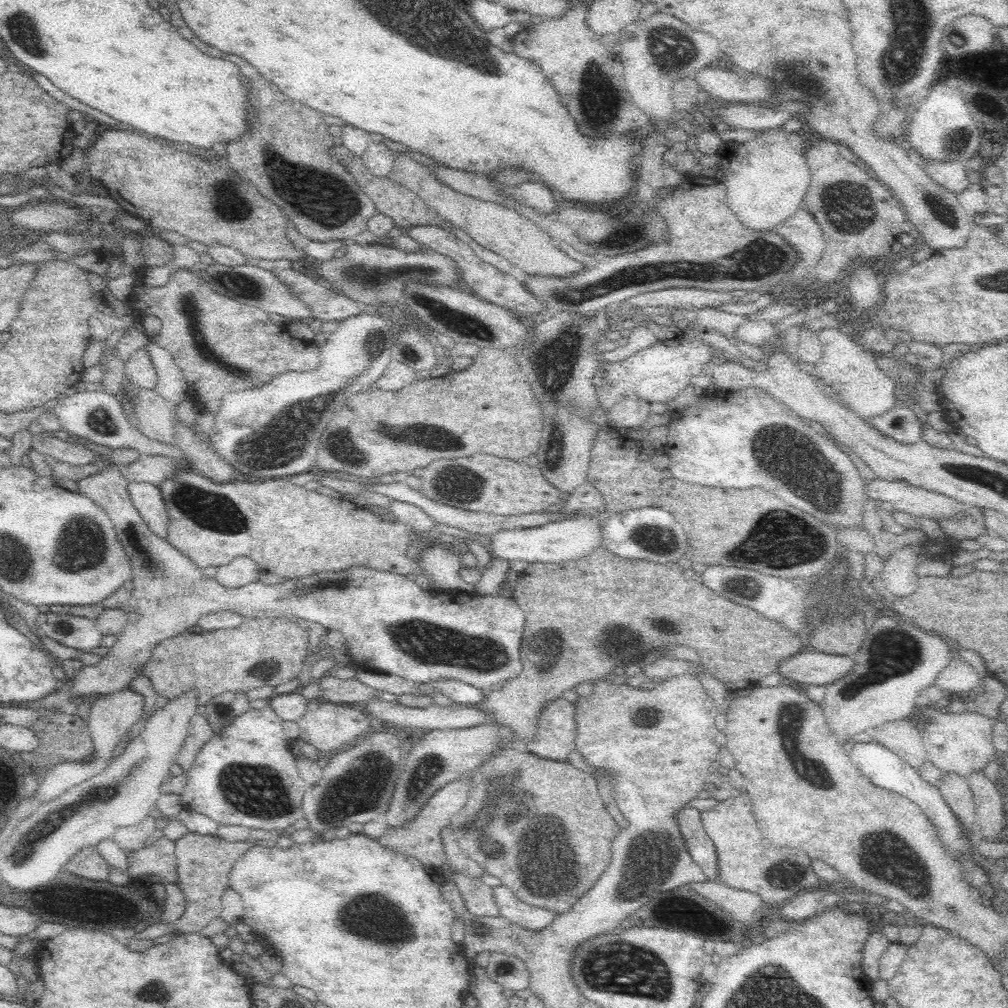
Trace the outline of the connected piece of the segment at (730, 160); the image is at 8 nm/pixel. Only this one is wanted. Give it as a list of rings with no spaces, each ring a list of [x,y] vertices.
[[[766,129],[750,142],[725,143],[719,149],[722,160],[720,167],[723,172],[720,182],[725,186],[726,204],[746,228],[754,228],[754,230],[768,230],[770,228],[772,230],[780,222],[788,220],[802,206],[802,198],[804,198],[806,188],[810,184],[810,172],[808,172],[808,166],[804,160],[804,148],[809,145],[798,134],[801,133]]]

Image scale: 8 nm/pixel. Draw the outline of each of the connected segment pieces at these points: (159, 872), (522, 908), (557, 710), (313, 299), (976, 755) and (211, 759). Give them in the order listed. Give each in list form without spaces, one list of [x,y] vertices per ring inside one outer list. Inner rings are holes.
[[[162,836],[148,847],[126,852],[129,877],[136,879],[142,875],[156,874],[163,882],[176,883],[176,857],[174,841]]]
[[[494,886],[492,890],[499,914],[512,923],[522,926],[522,929],[530,931],[546,929],[546,926],[550,925],[557,916],[554,911],[526,904],[507,886]]]
[[[560,697],[548,703],[538,717],[538,736],[524,750],[540,758],[566,761],[566,756],[575,750],[576,724],[575,705]]]
[[[267,264],[270,270],[281,280],[284,284],[290,287],[290,290],[312,311],[313,319],[318,320],[320,323],[327,321],[340,320],[343,321],[345,318],[350,318],[350,316],[356,316],[360,314],[365,308],[356,303],[356,301],[351,301],[350,298],[340,295],[330,287],[328,287],[324,280],[314,279],[313,276],[310,277],[306,274],[302,274],[296,270],[290,269],[287,264]]]
[[[940,712],[938,716],[934,716],[932,724],[920,728],[927,760],[936,766],[941,774],[956,773],[966,780],[971,774],[984,772],[998,754],[992,742],[994,725],[997,722],[998,718],[990,718],[976,712]]]
[[[269,706],[259,710],[251,708],[225,726],[226,728],[220,734],[213,735],[200,749],[194,766],[185,772],[188,782],[181,794],[183,808],[205,814],[219,825],[258,828],[258,820],[252,820],[250,816],[242,816],[240,810],[226,796],[222,796],[220,776],[224,776],[226,768],[264,766],[264,768],[272,768],[276,772],[276,776],[280,778],[280,782],[290,798],[292,810],[302,814],[300,804],[302,804],[304,793],[310,786],[304,782],[296,770],[296,758],[290,752],[289,740],[284,734],[282,722],[283,720]],[[234,818],[238,818],[238,820],[234,820]]]

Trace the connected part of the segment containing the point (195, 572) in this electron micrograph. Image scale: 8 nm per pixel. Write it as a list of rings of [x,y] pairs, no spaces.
[[[111,467],[100,474],[92,474],[76,482],[78,493],[87,496],[102,507],[111,519],[117,532],[117,539],[130,561],[134,589],[131,597],[126,601],[126,604],[132,607],[127,613],[126,626],[116,635],[116,642],[110,652],[103,656],[98,664],[83,665],[78,672],[75,672],[73,686],[69,690],[72,702],[77,702],[77,698],[82,696],[95,694],[103,696],[122,690],[138,676],[138,666],[142,666],[150,658],[152,648],[158,642],[182,634],[184,630],[196,625],[202,614],[218,612],[218,610],[232,610],[246,618],[298,616],[304,618],[302,621],[308,624],[316,622],[325,628],[339,630],[345,636],[346,645],[343,651],[351,655],[351,662],[358,668],[394,674],[416,684],[450,678],[472,685],[486,696],[492,692],[494,685],[506,682],[522,672],[521,638],[524,630],[524,611],[511,595],[504,592],[482,596],[462,592],[459,598],[453,598],[450,594],[442,594],[434,589],[422,590],[416,582],[409,580],[404,574],[376,570],[363,564],[350,566],[346,570],[328,570],[328,572],[320,570],[312,576],[286,580],[282,584],[252,582],[248,586],[228,590],[220,586],[216,580],[206,578],[203,570],[200,570],[190,558],[150,530],[130,500],[126,489],[129,481],[121,476],[118,469]]]

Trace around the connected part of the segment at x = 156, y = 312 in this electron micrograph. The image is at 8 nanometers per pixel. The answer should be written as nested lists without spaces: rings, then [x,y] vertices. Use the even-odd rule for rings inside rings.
[[[176,268],[164,286],[146,286],[142,294],[146,306],[137,310],[147,311],[159,320],[158,332],[151,342],[170,353],[186,377],[187,394],[198,398],[197,407],[202,412],[216,414],[226,392],[262,386],[280,372],[307,373],[320,364],[320,345],[293,339],[284,325],[270,321],[267,312],[212,290],[195,268]],[[200,344],[204,344],[205,351],[202,352]]]

